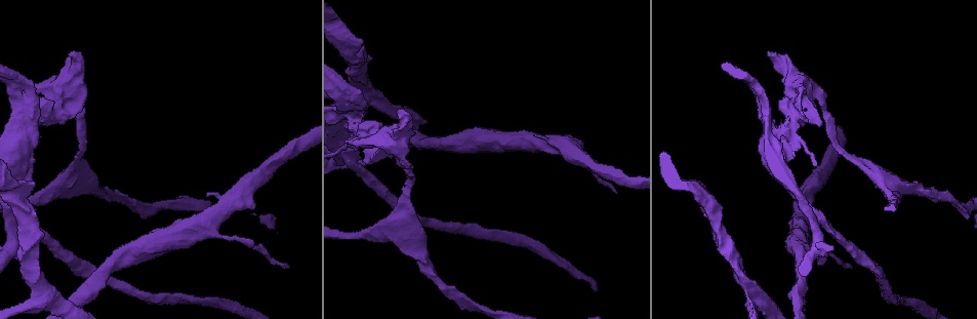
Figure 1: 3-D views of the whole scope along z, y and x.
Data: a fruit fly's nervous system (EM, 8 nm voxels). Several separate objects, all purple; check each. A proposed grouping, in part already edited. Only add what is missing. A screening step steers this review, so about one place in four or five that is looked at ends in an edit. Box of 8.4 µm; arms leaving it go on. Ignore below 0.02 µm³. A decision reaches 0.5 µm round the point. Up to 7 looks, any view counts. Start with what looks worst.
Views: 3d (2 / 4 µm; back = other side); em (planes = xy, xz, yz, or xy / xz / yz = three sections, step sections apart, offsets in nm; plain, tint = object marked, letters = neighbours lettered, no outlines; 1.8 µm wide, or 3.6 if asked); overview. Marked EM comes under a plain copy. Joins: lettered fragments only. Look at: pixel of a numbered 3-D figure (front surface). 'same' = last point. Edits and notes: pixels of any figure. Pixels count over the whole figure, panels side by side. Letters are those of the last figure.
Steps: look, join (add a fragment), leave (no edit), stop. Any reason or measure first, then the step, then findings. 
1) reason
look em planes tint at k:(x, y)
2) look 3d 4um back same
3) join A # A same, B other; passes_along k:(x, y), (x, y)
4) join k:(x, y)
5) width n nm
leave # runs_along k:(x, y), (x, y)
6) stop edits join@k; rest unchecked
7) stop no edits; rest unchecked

free end
look 3d 4um back at 1:(31, 188)

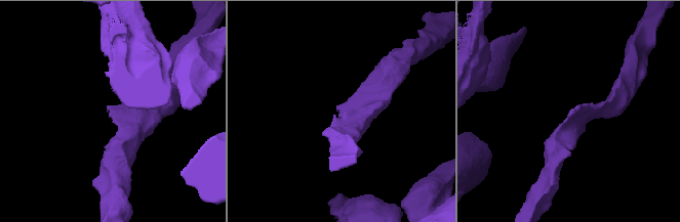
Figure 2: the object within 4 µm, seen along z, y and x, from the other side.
look em planes letters at 2:(340, 113)

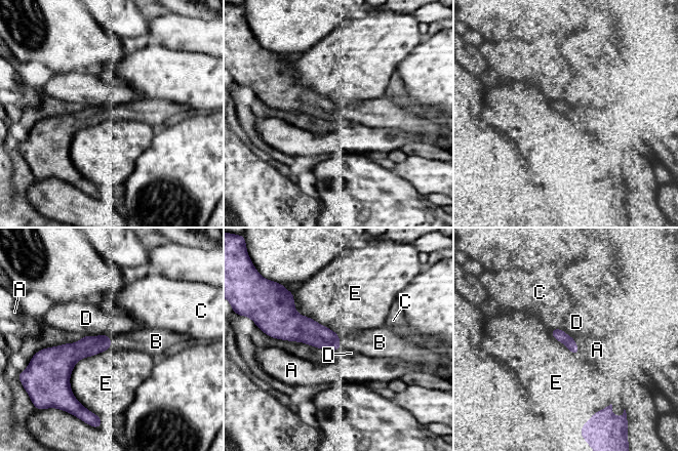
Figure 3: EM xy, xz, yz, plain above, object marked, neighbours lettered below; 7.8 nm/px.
join B # A other, B same, C other, D other, E other; the neuron continues

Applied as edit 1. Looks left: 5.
closes a loop
look em planes tint at 1:(356, 118)

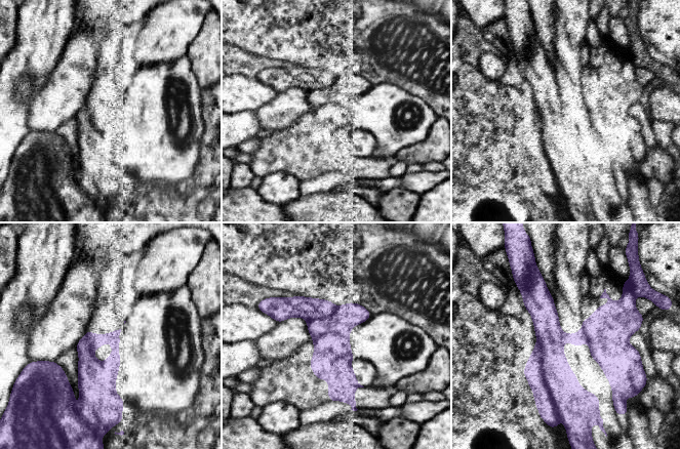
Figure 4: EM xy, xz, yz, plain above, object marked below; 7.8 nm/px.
see the neighbours
look em planes letters same

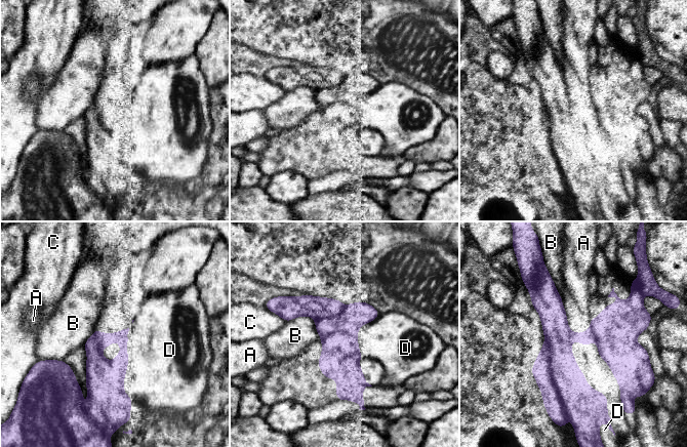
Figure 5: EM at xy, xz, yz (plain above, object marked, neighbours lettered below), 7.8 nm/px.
width 150 nm
leave # A other, B other, C other, D other; border 5:(129, 328), (123, 391), (132, 399); none of them fits

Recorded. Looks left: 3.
stop edits join@3; rest unchecked

